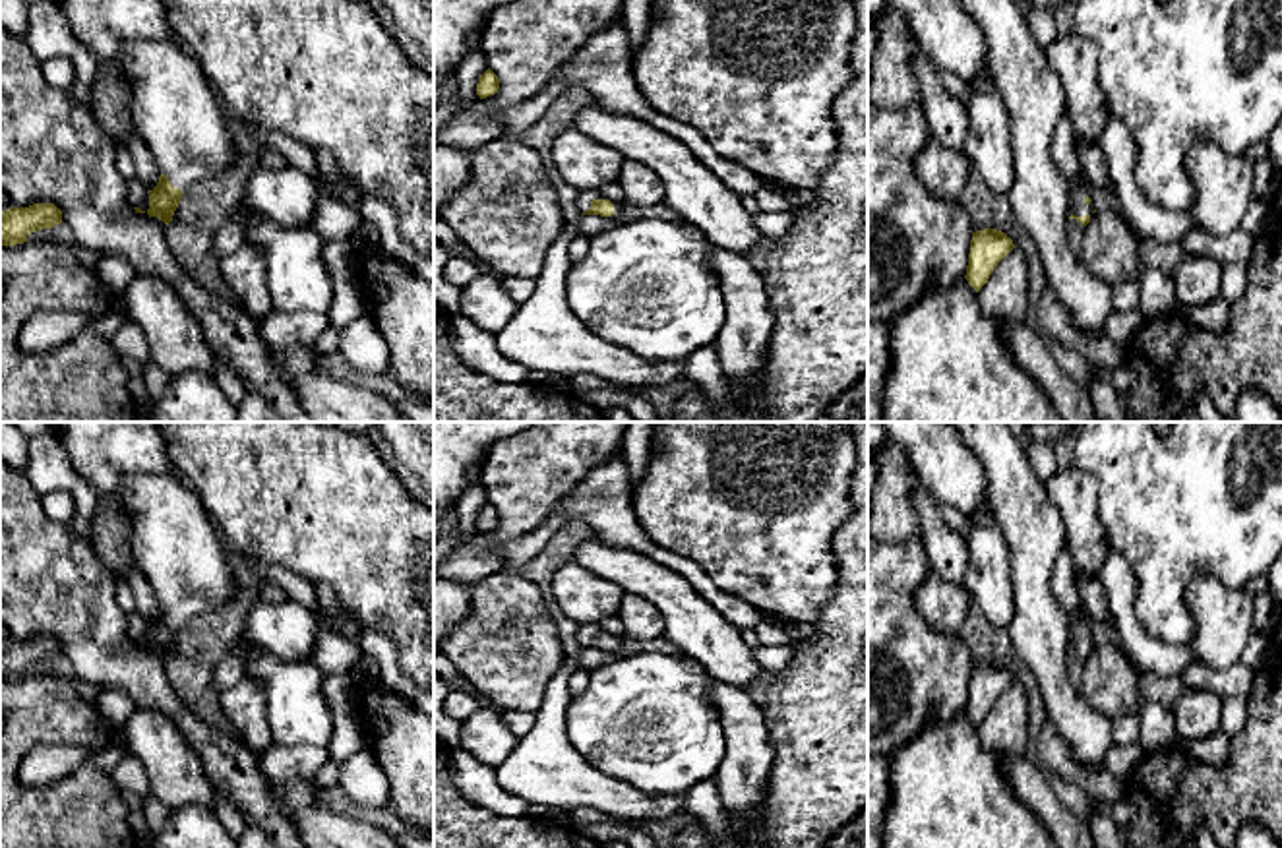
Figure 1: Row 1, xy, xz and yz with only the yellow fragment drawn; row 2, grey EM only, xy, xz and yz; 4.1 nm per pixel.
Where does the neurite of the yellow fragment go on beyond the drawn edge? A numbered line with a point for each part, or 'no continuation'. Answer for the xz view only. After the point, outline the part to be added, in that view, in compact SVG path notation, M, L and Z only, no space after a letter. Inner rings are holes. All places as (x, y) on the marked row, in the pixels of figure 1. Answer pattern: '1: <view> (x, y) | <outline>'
1: xz (583, 200) | M600 190L579 192L577 201L575 201L579 213L589 211L593 199L606 199L606 197L602 196Z

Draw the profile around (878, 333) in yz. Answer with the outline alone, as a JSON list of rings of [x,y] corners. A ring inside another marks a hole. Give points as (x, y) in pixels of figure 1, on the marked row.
[[[868,321],[868,422],[883,420],[883,393],[889,368],[889,325]]]

